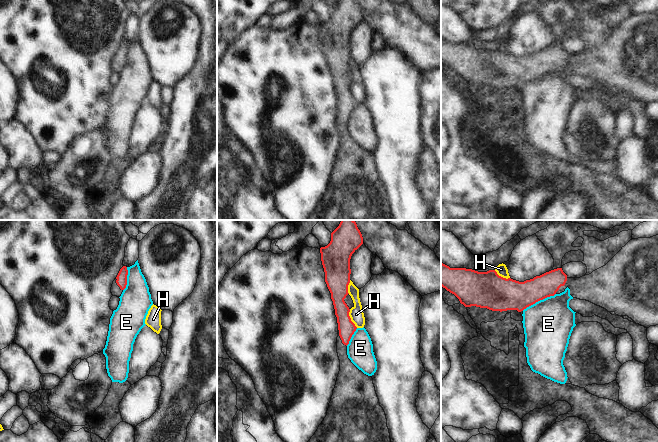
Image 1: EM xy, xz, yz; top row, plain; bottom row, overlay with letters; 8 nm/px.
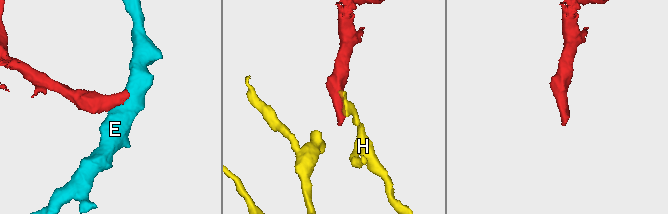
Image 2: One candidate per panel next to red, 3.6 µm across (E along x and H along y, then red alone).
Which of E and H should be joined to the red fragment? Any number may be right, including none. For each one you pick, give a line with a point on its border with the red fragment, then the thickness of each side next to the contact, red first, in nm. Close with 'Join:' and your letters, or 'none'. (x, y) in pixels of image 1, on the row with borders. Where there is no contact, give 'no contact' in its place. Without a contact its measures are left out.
Join: none

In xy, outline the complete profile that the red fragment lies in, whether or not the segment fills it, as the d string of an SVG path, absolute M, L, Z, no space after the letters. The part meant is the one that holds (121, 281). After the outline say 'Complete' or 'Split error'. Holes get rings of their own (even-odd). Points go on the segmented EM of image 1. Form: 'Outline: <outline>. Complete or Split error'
Outline: M123 266L115 280L113 281L112 287L111 287L111 293L113 296L120 297L123 290L126 288L127 285L127 275L128 270L126 266Z. Split error.

